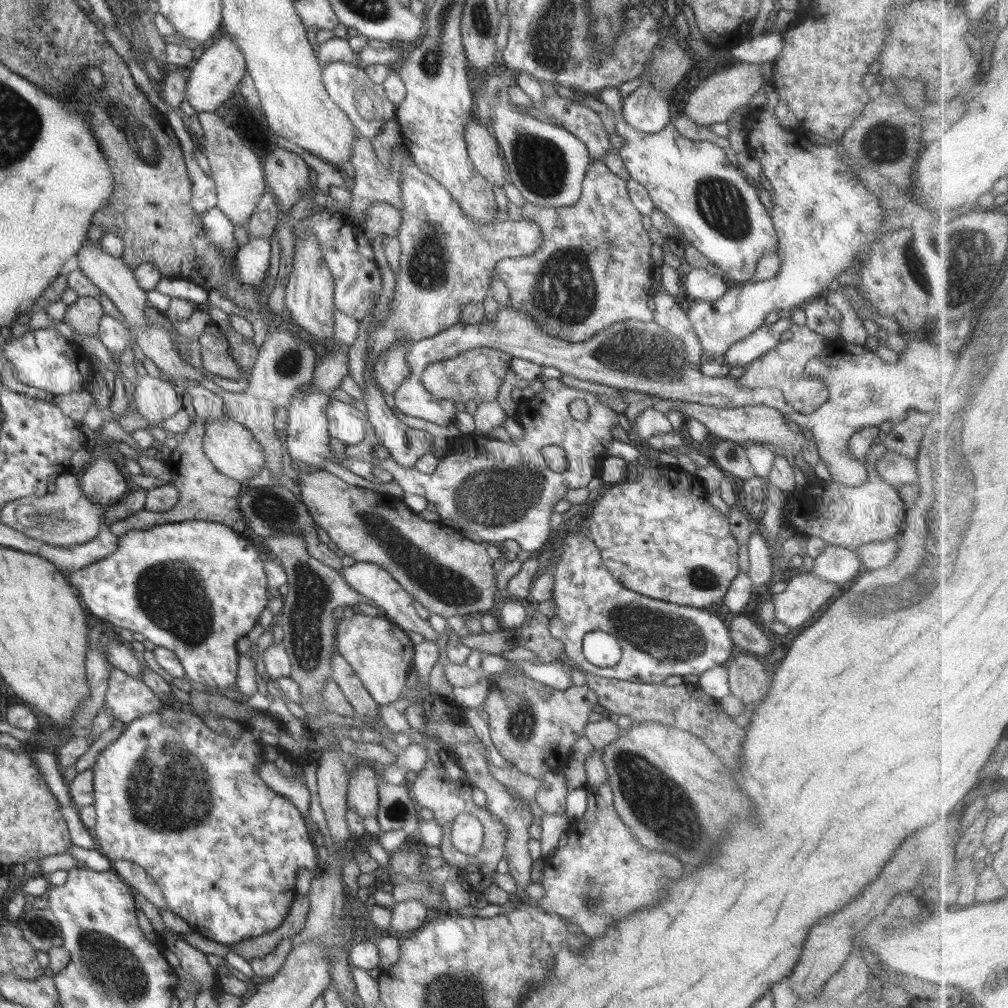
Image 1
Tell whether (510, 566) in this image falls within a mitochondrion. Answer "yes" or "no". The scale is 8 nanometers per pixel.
no

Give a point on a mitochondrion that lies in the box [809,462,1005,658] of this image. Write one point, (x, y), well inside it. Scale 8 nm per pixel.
(922, 577)

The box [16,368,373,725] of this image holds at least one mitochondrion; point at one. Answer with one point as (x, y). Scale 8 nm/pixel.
(171, 594)

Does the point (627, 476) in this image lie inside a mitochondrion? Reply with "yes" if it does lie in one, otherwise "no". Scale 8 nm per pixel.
no

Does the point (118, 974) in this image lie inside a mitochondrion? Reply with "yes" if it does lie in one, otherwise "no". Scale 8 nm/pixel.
yes

